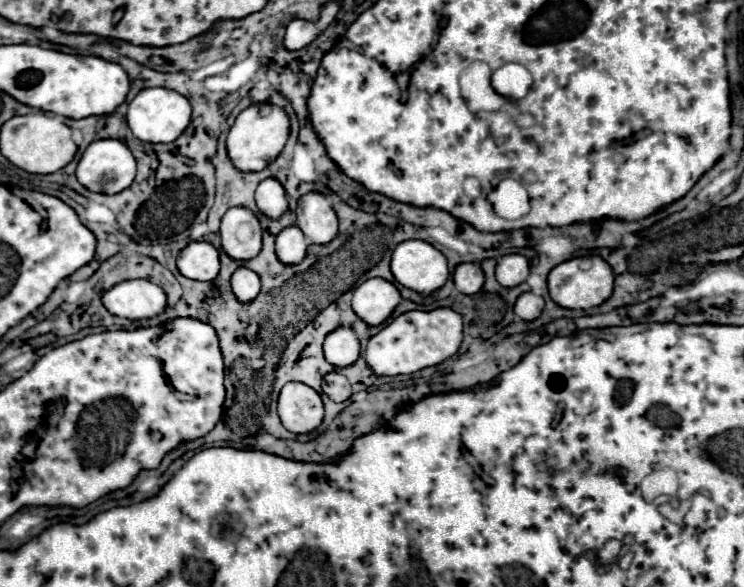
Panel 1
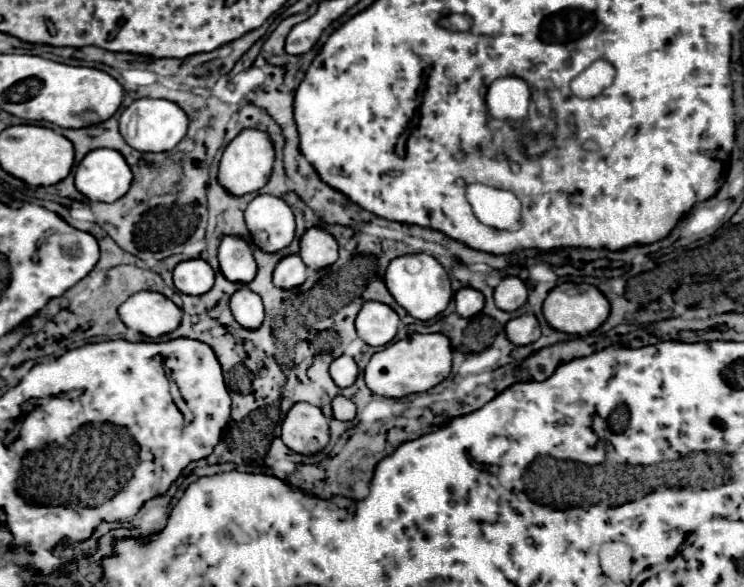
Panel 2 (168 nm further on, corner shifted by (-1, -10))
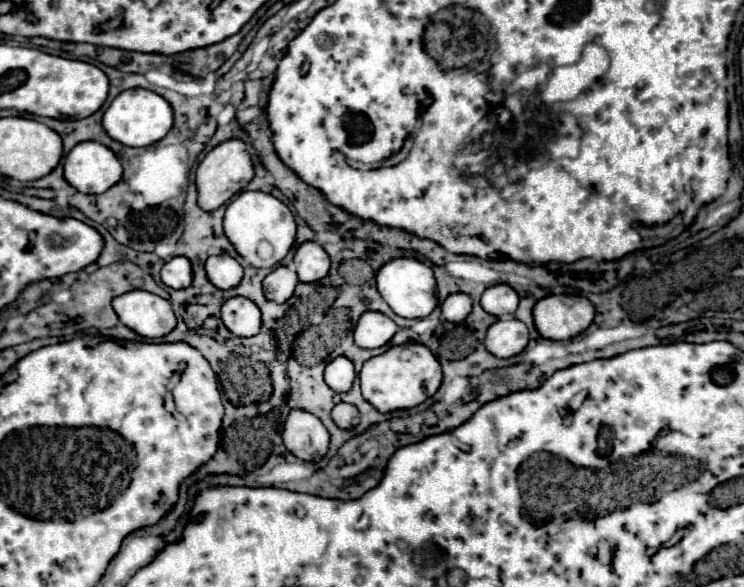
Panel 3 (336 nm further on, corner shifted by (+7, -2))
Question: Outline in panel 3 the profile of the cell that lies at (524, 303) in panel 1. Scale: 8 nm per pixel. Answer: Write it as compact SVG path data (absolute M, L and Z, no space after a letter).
M513 316L497 318L497 322L489 326L485 338L487 350L499 358L509 358L519 354L527 346L527 342L529 342L527 326Z

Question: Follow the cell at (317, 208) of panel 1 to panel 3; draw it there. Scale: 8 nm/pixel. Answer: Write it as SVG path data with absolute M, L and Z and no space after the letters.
M307 240L301 246L297 246L293 266L295 266L295 272L301 282L315 282L315 280L321 280L323 276L327 276L329 256L321 244Z

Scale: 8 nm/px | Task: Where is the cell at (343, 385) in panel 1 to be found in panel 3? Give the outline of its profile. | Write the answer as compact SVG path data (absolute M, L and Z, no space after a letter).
M337 404L331 416L339 428L353 428L359 424L359 410L353 404Z

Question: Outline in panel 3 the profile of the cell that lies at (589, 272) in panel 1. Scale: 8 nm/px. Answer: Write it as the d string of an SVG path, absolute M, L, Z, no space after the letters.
M549 294L533 308L535 328L543 338L567 340L581 334L595 318L595 306L585 296Z

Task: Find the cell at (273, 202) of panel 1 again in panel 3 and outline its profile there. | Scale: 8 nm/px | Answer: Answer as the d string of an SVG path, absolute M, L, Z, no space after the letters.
M239 192L225 212L225 234L239 256L255 268L271 268L285 258L295 242L295 220L291 210L267 192Z

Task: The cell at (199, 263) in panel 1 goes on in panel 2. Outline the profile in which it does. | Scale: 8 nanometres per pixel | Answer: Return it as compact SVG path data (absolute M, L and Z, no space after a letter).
M185 260L173 272L175 288L183 294L205 294L215 282L213 268L205 260Z

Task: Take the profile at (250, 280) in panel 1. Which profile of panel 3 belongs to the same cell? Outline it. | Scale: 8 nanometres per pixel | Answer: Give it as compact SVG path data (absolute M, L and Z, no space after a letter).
M243 296L229 298L221 308L223 324L237 336L255 336L261 328L261 312L259 308Z

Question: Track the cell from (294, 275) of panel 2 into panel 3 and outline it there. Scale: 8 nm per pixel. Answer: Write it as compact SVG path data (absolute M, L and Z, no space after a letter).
M279 266L271 274L267 274L267 278L263 280L263 290L269 300L283 304L291 298L297 282L299 278L291 266Z

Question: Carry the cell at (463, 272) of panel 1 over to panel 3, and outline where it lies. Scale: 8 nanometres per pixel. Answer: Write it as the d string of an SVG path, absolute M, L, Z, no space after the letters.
M457 292L447 296L447 300L441 304L443 310L443 318L449 322L463 322L467 318L467 314L471 312L471 296Z

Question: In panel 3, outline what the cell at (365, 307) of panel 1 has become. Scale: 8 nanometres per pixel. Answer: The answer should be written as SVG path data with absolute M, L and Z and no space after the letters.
M367 310L361 314L355 326L355 342L361 348L379 348L387 344L395 332L397 332L397 324L389 316Z

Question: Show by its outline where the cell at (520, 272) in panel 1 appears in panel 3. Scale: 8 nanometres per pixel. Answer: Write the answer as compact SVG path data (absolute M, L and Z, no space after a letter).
M509 284L489 286L481 296L481 306L497 318L513 314L517 310L517 304L519 304L519 296Z

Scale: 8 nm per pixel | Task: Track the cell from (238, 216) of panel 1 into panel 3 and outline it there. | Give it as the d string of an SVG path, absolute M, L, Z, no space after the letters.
M227 252L219 256L209 256L205 262L205 270L207 278L221 290L237 286L239 280L243 278L243 266Z

